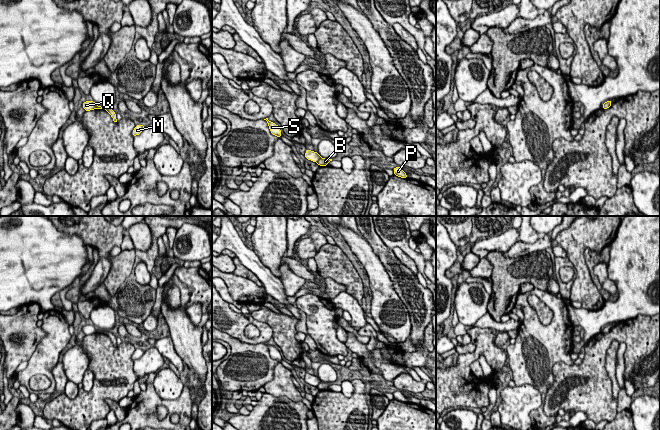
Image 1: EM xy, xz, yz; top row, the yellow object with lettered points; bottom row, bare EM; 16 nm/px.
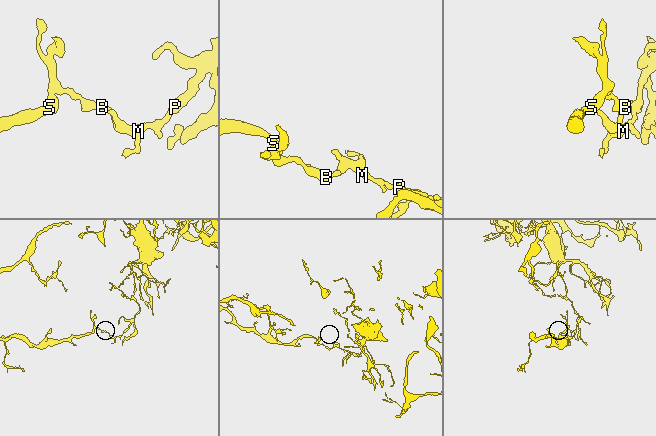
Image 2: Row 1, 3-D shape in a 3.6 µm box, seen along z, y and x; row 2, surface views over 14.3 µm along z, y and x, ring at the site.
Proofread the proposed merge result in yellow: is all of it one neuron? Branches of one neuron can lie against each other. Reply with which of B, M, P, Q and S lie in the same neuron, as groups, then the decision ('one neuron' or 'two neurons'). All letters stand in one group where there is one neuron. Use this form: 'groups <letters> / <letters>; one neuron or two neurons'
groups B M P / Q S; two neurons

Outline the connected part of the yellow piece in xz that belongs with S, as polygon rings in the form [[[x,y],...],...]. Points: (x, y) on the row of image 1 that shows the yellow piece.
[[[268,118],[264,120],[267,121],[271,134],[280,138],[282,136],[282,133],[281,133],[281,129],[279,128],[279,126],[275,124],[274,122],[269,121]]]

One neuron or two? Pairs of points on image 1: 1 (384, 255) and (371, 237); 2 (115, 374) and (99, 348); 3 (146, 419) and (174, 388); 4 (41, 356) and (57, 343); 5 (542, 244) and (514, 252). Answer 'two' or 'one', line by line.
1: one
2: one
3: two
4: one
5: one

